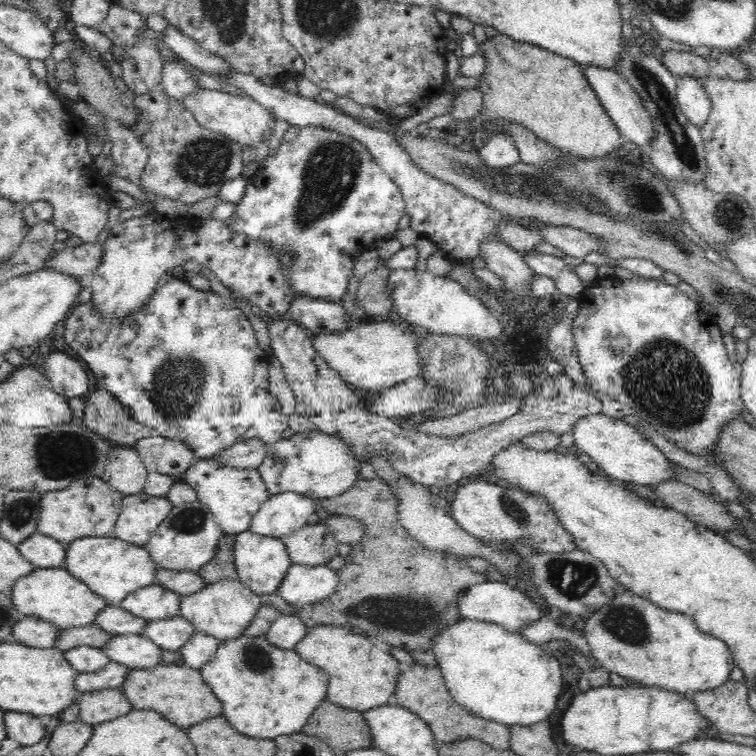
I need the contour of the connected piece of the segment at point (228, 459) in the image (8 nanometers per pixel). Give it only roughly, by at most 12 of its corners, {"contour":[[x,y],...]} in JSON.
{"contour":[[244,439],[220,452],[226,465],[259,469],[269,445]]}

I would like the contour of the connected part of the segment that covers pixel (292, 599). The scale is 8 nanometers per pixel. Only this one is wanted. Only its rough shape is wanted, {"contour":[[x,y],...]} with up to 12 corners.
{"contour":[[293,564],[279,591],[291,606],[324,603],[341,576]]}

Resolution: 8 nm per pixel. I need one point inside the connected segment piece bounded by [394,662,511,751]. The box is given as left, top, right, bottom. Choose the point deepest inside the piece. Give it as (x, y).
(422, 689)

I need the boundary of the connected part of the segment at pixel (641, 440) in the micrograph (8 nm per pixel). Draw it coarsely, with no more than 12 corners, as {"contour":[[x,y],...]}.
{"contour":[[600,412],[572,431],[616,480],[651,487],[678,465],[632,424]]}

